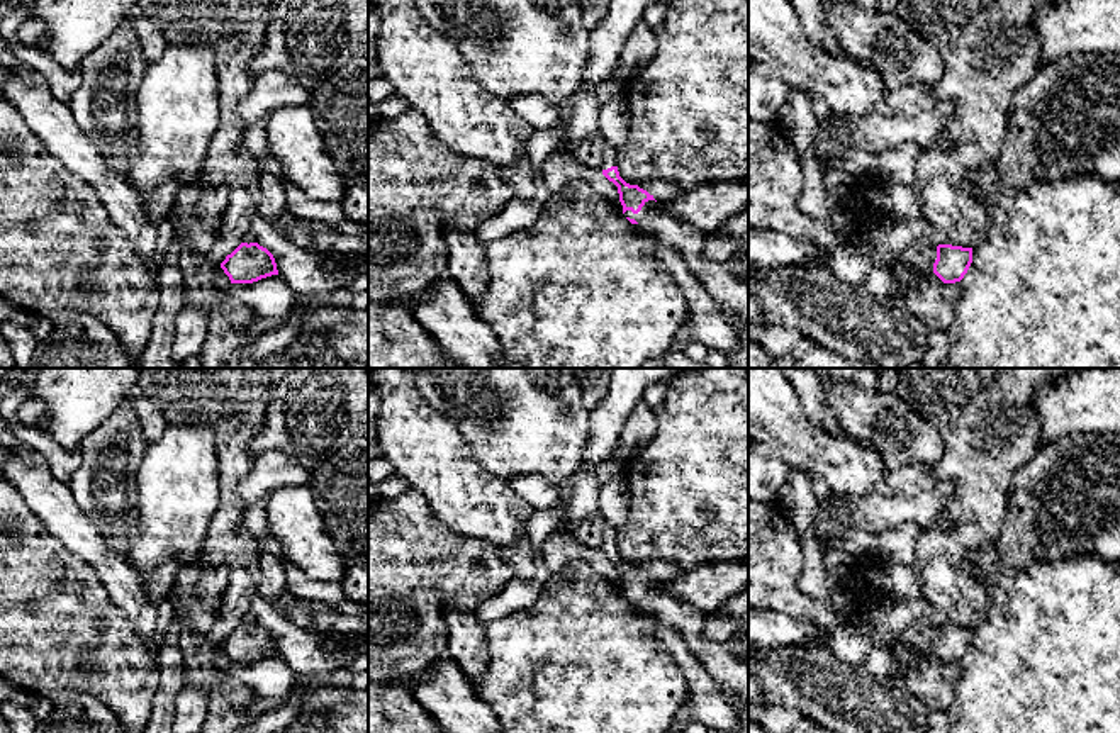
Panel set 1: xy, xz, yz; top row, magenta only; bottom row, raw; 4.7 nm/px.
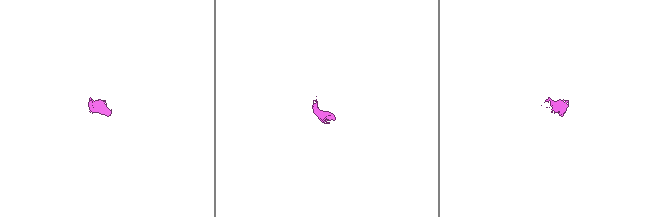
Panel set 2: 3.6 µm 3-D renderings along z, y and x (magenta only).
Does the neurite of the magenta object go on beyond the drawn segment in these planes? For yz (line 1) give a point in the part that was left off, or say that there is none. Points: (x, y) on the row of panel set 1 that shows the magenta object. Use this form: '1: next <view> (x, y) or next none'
1: next yz (903, 279)

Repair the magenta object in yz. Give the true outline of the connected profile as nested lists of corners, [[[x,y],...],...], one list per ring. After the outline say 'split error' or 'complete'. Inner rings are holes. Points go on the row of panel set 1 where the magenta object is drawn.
[[[938,244],[937,260],[932,268],[923,275],[918,275],[906,265],[893,265],[889,268],[891,290],[889,295],[906,299],[906,295],[918,285],[923,285],[930,278],[942,280],[944,283],[955,283],[964,278],[972,263],[972,248]]] | split error

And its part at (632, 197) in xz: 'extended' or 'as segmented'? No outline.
extended

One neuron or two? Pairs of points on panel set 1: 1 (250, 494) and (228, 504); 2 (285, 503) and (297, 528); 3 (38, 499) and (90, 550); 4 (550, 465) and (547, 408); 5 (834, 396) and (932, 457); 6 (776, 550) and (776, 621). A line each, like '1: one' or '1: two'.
1: two
2: one
3: one
4: one
5: one
6: two

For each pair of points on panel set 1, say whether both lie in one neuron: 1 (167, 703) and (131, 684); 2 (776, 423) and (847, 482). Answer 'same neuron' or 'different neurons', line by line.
1: different neurons
2: same neuron

